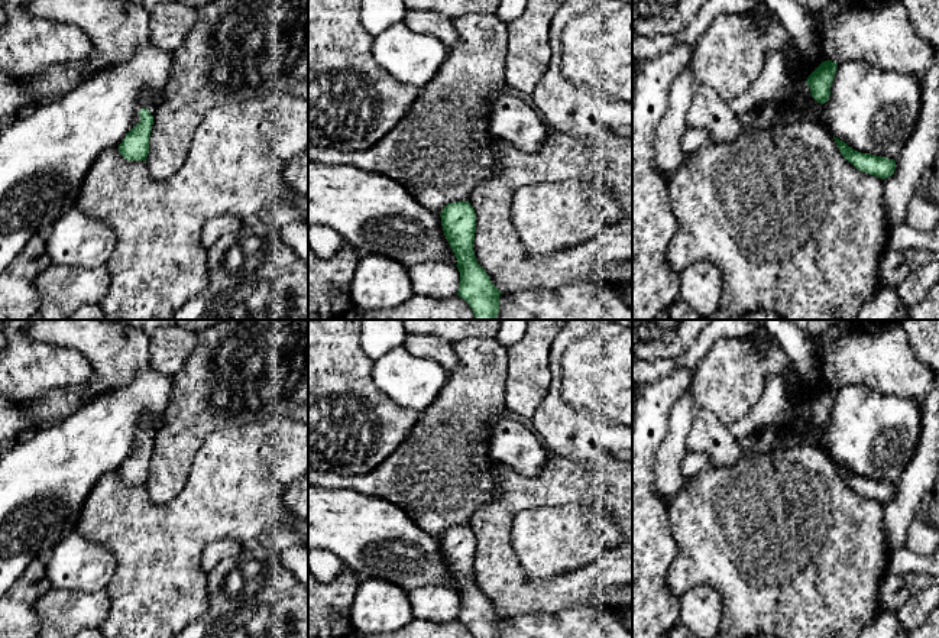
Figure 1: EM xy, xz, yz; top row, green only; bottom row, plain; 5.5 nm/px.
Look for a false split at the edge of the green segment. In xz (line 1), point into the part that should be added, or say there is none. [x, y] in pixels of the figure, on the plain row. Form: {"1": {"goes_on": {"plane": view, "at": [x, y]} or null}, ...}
{"1": {"goes_on": {"plane": "xz", "at": [442, 472]}}}

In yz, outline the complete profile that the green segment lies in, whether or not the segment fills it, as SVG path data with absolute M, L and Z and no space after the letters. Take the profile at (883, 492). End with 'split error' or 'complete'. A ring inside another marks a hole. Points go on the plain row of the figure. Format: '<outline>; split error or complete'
M813 443L789 447L784 453L778 450L767 454L745 451L731 466L712 464L694 482L683 485L666 505L671 532L679 547L679 553L668 567L667 586L677 597L699 586L715 587L722 597L721 638L748 638L757 634L770 634L776 638L859 638L878 615L877 595L883 576L887 573L890 554L885 544L883 505L894 495L894 483L854 475Z; split error

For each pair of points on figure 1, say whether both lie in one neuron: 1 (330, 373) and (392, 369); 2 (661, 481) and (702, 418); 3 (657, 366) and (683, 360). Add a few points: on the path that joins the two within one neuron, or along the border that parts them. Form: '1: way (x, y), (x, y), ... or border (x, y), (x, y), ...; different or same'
1: border (374, 360), (372, 379), (391, 400); different
2: border (692, 410), (692, 426), (686, 441), (687, 450); different
3: way (663, 366), (677, 362); same

